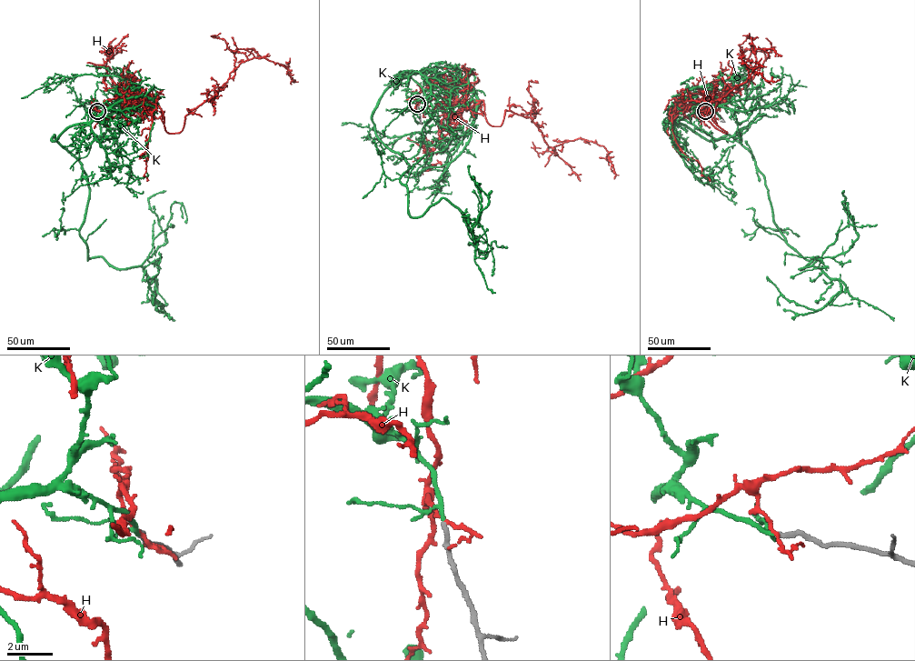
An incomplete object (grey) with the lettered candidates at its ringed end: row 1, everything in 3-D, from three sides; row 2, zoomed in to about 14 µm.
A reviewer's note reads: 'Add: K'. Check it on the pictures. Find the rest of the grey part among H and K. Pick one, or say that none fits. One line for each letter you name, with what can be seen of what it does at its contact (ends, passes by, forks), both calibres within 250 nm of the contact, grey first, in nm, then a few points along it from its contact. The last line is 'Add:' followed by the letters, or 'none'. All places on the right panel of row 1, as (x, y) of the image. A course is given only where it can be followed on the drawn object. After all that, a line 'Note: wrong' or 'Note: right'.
K: It passes by. Thickness 200 nm (grey) against 140 nm. Its course: (705, 111), (678, 122), (750, 153), (785, 241), (818, 256), (799, 268), (841, 289), (815, 310), (766, 276)
Add: K
Note: right

